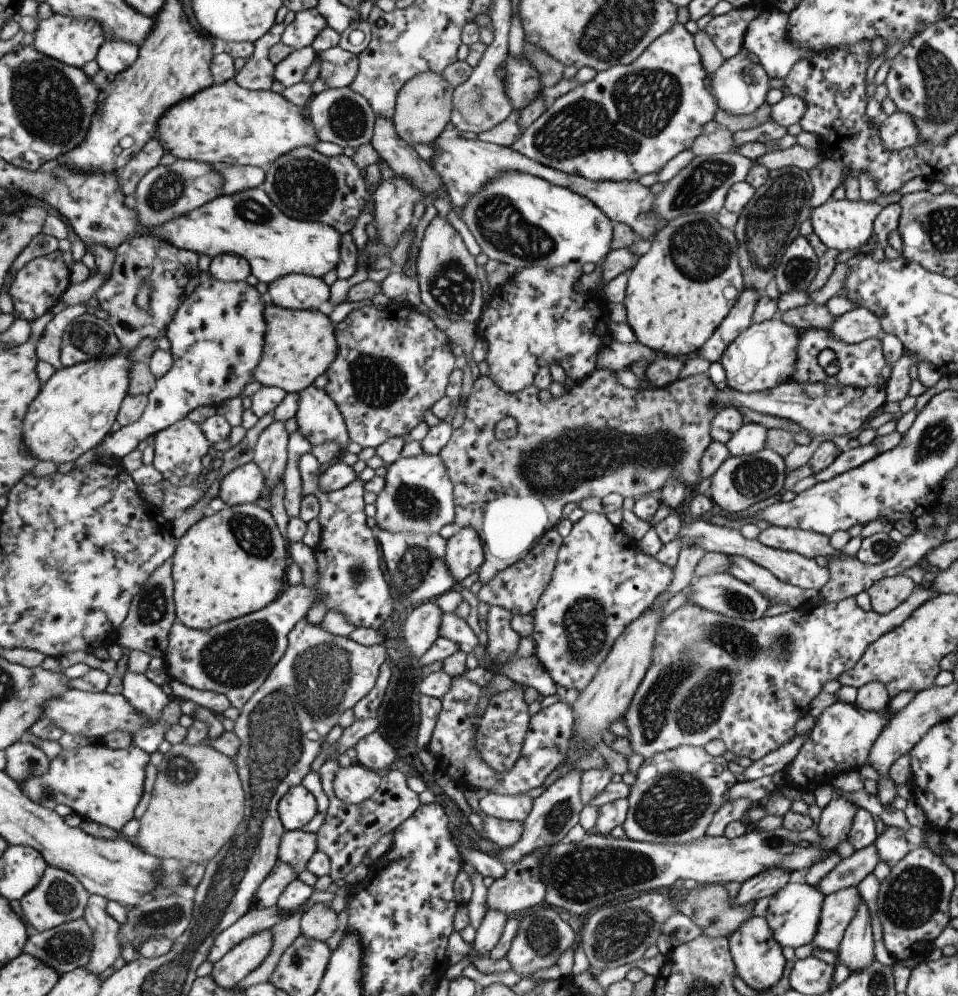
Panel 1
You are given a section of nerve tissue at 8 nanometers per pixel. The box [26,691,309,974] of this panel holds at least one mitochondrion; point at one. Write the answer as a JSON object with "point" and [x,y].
{"point":[66,946]}

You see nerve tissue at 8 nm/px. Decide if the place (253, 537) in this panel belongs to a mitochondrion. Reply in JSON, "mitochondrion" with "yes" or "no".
{"mitochondrion":"yes"}

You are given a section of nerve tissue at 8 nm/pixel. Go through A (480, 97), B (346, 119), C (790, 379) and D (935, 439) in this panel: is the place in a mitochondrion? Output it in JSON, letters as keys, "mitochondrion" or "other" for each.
{"A":"mitochondrion","B":"mitochondrion","C":"other","D":"mitochondrion"}

